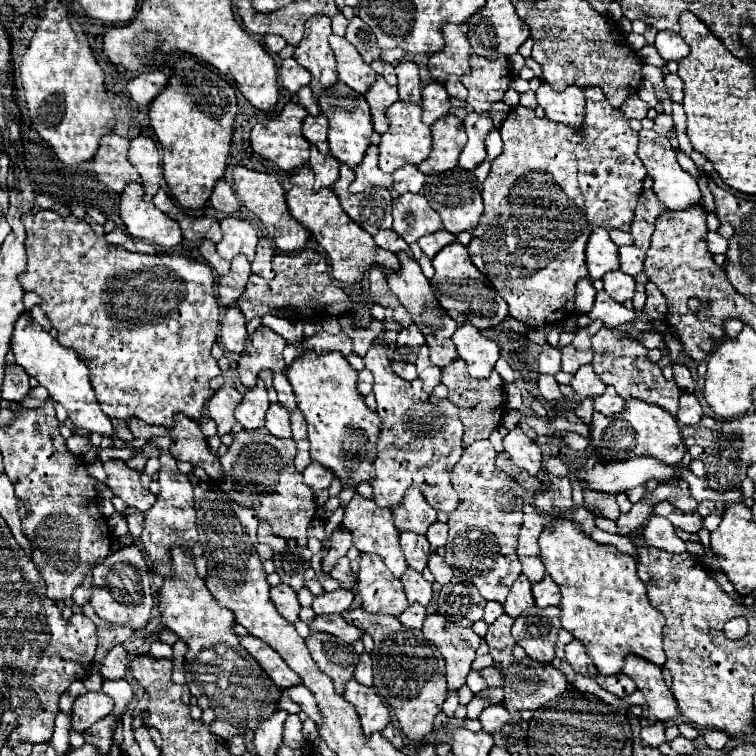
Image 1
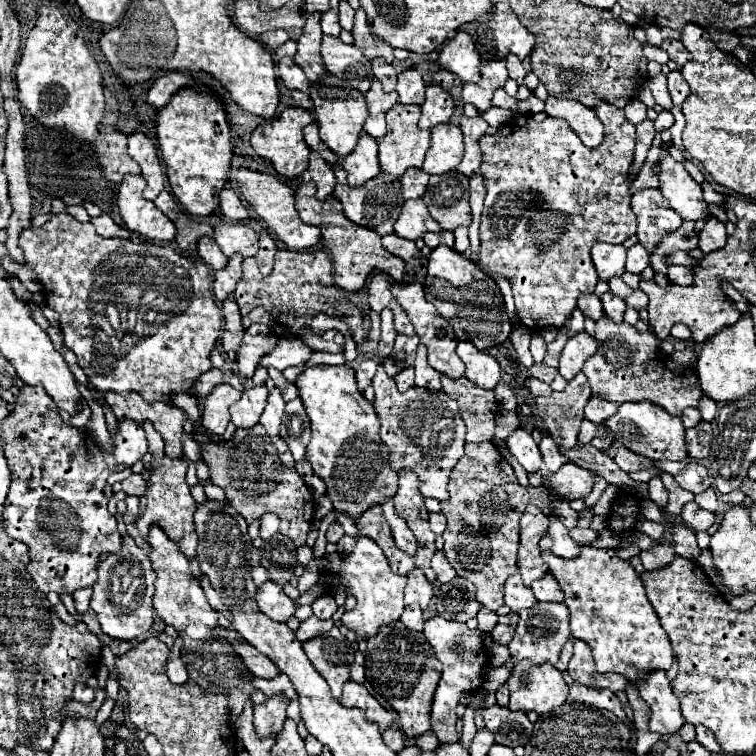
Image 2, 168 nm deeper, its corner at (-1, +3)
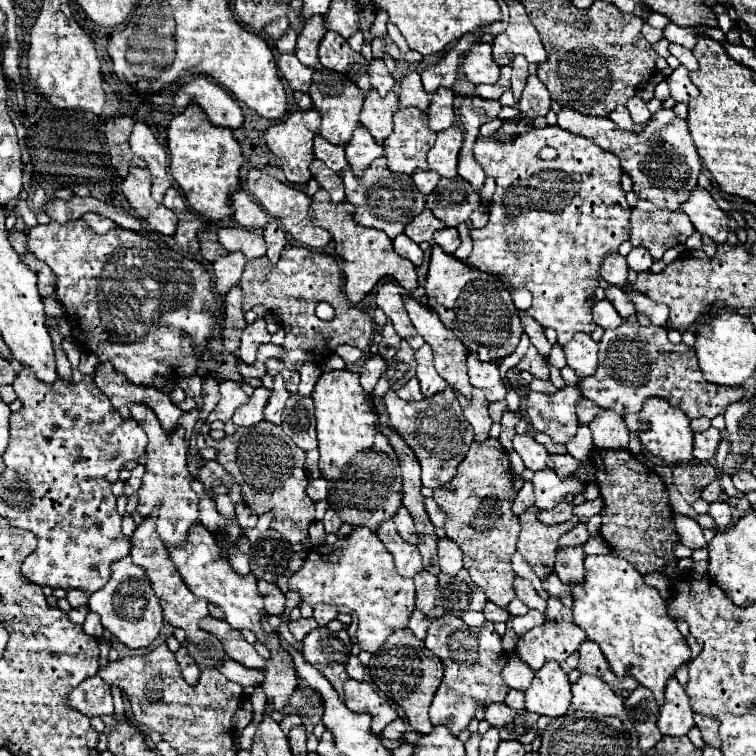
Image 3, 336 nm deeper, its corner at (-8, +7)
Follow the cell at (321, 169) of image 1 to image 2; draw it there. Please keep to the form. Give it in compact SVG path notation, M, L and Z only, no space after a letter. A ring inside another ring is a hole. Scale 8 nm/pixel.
M313 151L309 157L309 173L317 185L315 197L317 199L329 197L333 193L333 187L335 187L335 173L333 173L333 167L329 163L325 163L325 159L317 151Z

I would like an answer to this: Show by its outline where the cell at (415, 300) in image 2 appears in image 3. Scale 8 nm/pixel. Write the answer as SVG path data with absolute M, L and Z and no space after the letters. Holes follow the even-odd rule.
M406 295L406 297L404 297L404 305L406 305L406 311L408 311L408 315L410 315L412 325L416 327L416 331L424 337L424 341L426 341L426 343L432 347L432 351L434 351L434 367L436 367L438 375L440 375L450 387L454 387L456 391L460 391L466 399L472 397L472 385L470 385L468 373L466 373L466 357L468 357L468 353L466 353L464 345L460 345L460 341L456 339L456 335L454 335L450 329L446 329L446 327L440 323L440 319L436 319L436 313L432 313L430 309L426 309L426 305L418 303L412 295Z

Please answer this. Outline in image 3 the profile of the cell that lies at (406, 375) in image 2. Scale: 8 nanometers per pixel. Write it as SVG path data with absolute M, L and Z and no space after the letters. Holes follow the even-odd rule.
M412 377L400 391L397 391L398 397L404 399L404 401L422 401L422 393L420 393L420 387L418 387L418 381L416 377Z

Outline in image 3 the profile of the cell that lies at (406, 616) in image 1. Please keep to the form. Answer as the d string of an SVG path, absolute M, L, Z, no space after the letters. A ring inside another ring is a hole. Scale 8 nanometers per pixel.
M416 611L412 617L410 617L410 631L418 637L418 639L424 639L426 637L426 631L428 631L428 625L430 625L430 621L428 621L428 617L422 613L422 611Z

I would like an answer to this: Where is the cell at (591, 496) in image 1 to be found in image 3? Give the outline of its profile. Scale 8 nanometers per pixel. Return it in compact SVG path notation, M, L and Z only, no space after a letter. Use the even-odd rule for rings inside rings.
M528 507L518 519L520 519L520 535L518 535L518 551L524 555L524 559L530 563L532 571L544 579L554 571L554 557L556 557L556 545L558 539L570 531L579 522L574 516L570 521L562 525L544 525L536 519L536 507Z

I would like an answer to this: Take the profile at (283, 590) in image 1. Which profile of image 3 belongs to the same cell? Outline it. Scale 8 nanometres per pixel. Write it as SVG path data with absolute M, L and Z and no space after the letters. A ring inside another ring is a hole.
M258 581L258 593L264 599L264 609L268 615L280 615L284 611L284 593L268 581Z

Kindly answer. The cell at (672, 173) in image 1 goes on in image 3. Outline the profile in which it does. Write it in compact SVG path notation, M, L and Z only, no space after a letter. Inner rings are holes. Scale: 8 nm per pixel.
M696 187L692 191L692 195L688 197L688 201L682 205L682 211L690 217L692 225L696 227L698 233L708 235L714 243L726 243L728 237L728 215L716 205L716 201L712 199L712 195L702 189Z

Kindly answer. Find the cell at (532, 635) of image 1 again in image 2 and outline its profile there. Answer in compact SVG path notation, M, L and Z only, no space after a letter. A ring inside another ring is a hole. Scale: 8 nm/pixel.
M537 603L535 607L523 609L519 613L519 623L513 635L513 641L509 643L509 651L513 661L531 659L533 663L557 663L561 647L571 637L569 633L569 613L563 603Z

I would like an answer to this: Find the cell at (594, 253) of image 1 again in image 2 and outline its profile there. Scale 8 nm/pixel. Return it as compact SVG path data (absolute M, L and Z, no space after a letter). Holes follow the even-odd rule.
M595 243L591 247L591 257L601 281L625 273L625 247L613 243Z

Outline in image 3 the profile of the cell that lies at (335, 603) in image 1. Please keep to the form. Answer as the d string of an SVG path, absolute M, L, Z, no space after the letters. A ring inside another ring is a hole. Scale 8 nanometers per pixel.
M314 605L314 619L318 625L328 625L332 619L336 619L338 611L334 605Z

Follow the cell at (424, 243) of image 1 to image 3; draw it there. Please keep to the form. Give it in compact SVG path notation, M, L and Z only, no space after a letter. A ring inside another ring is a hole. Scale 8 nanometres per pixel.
M446 227L442 231L434 233L434 243L440 245L446 253L454 253L460 247L460 237L458 237L458 229L454 227Z

